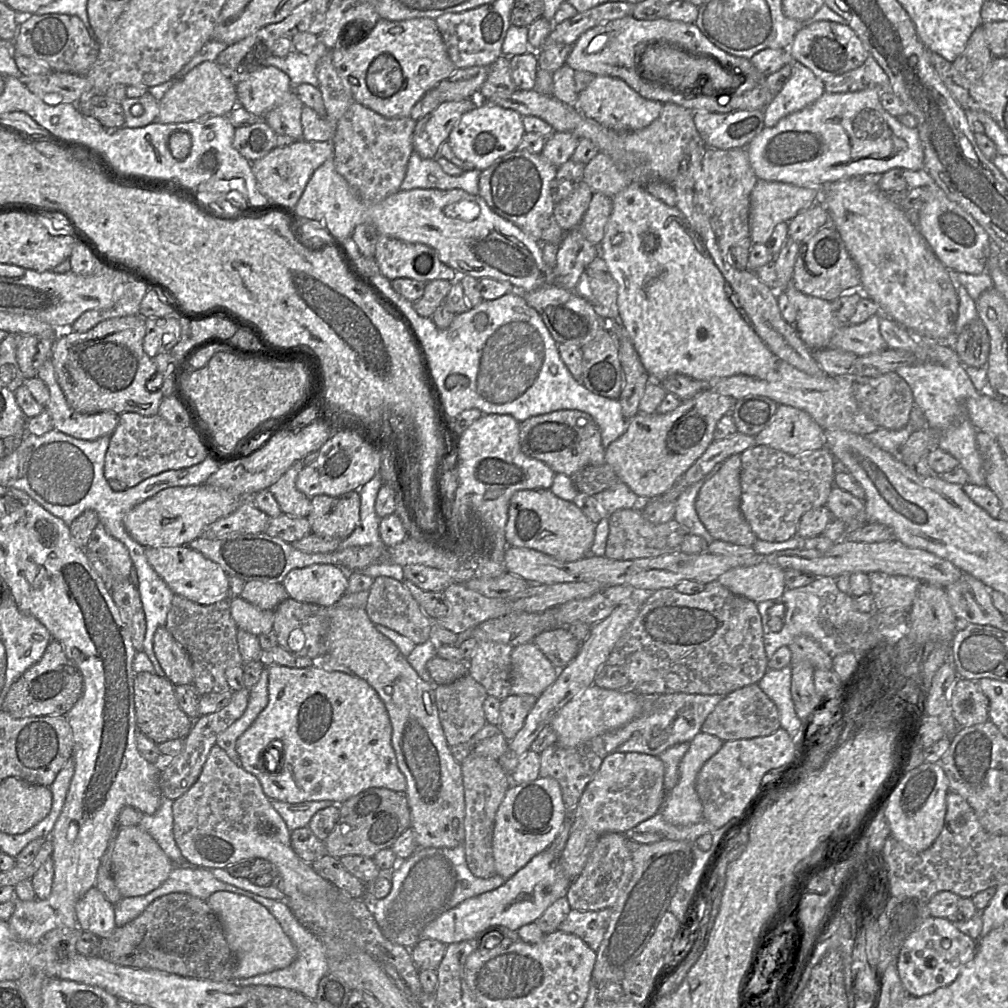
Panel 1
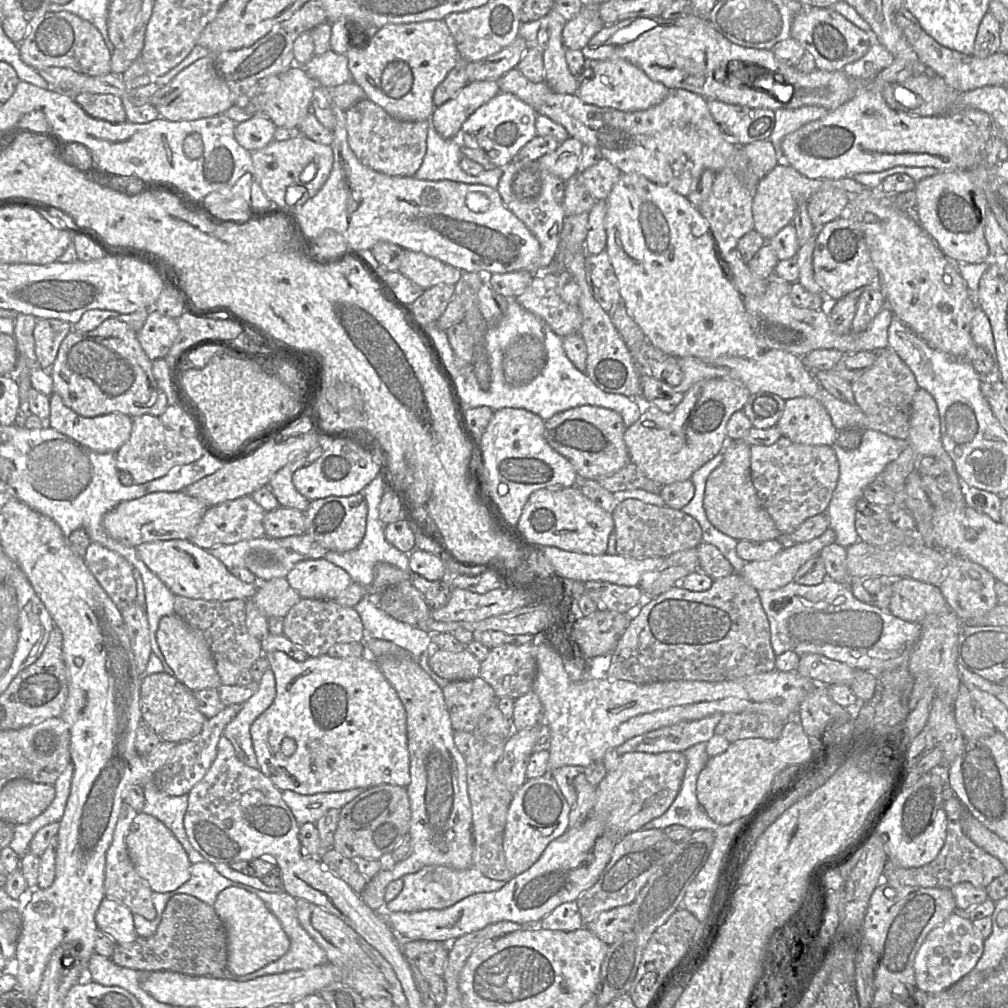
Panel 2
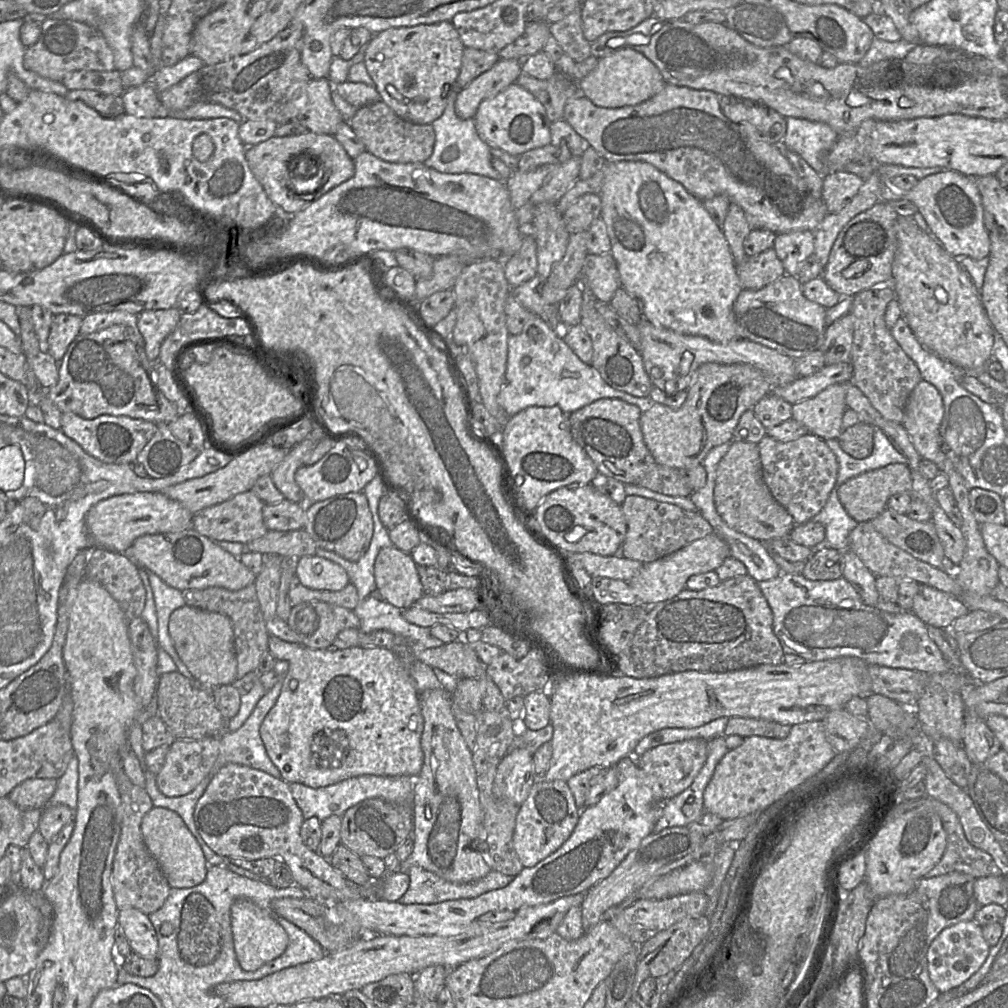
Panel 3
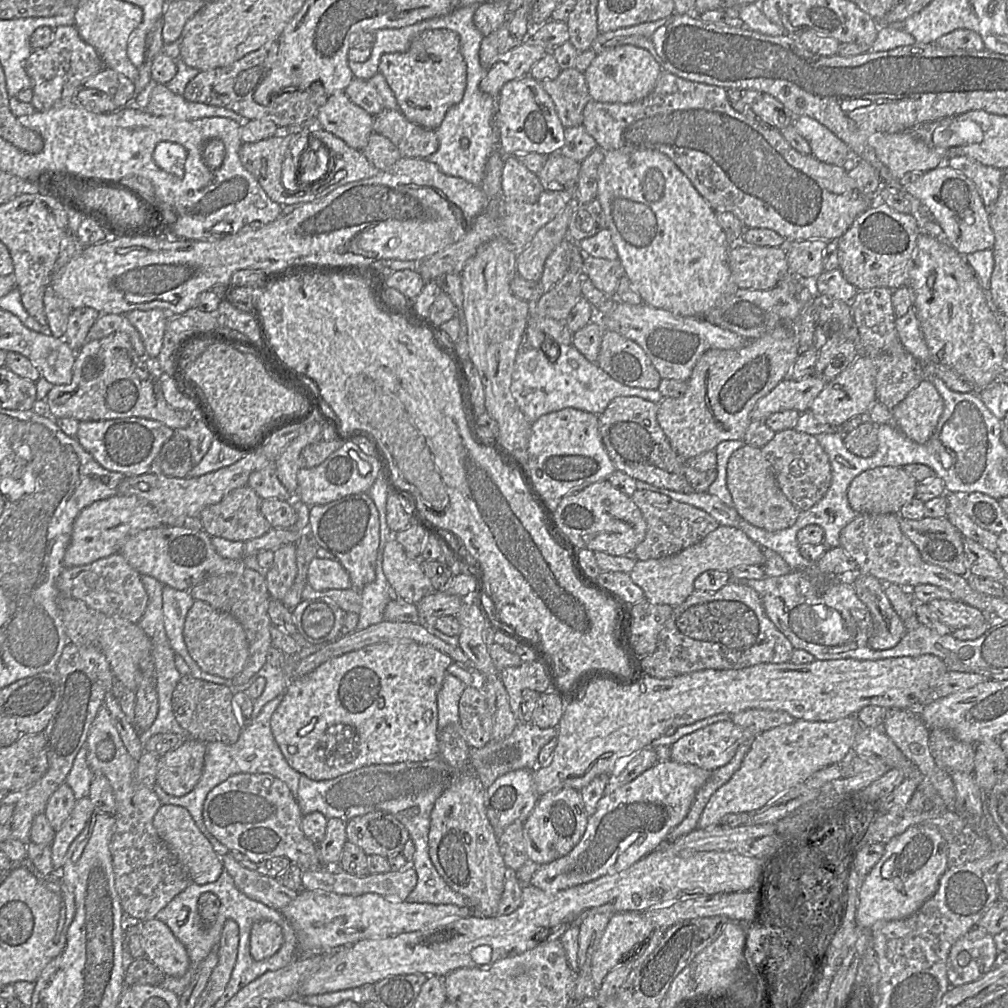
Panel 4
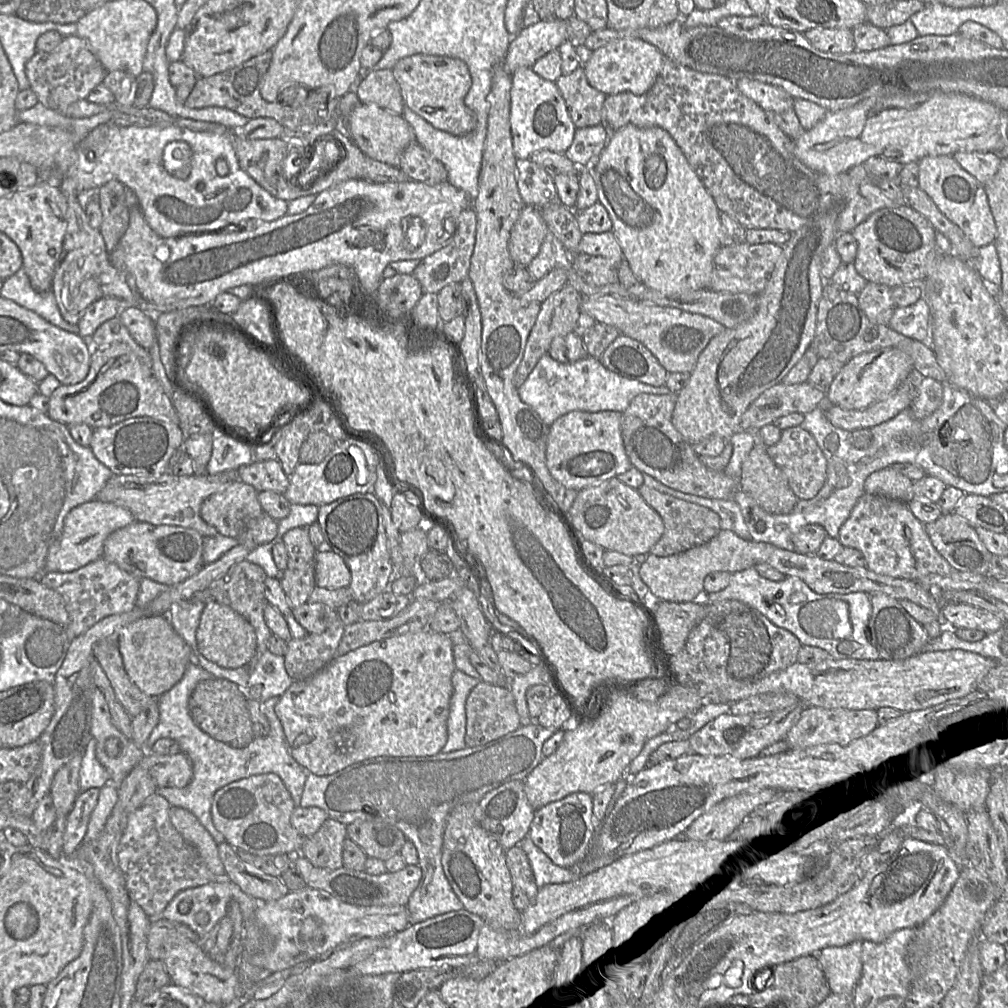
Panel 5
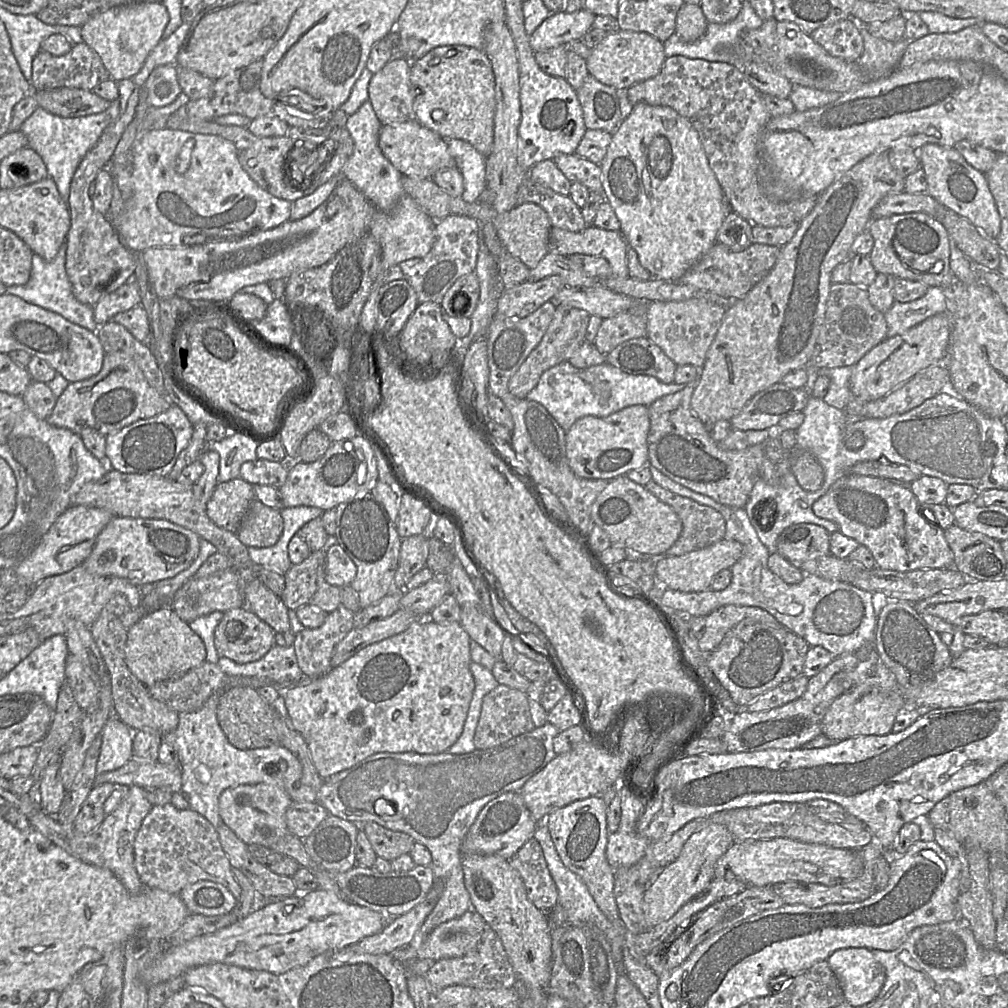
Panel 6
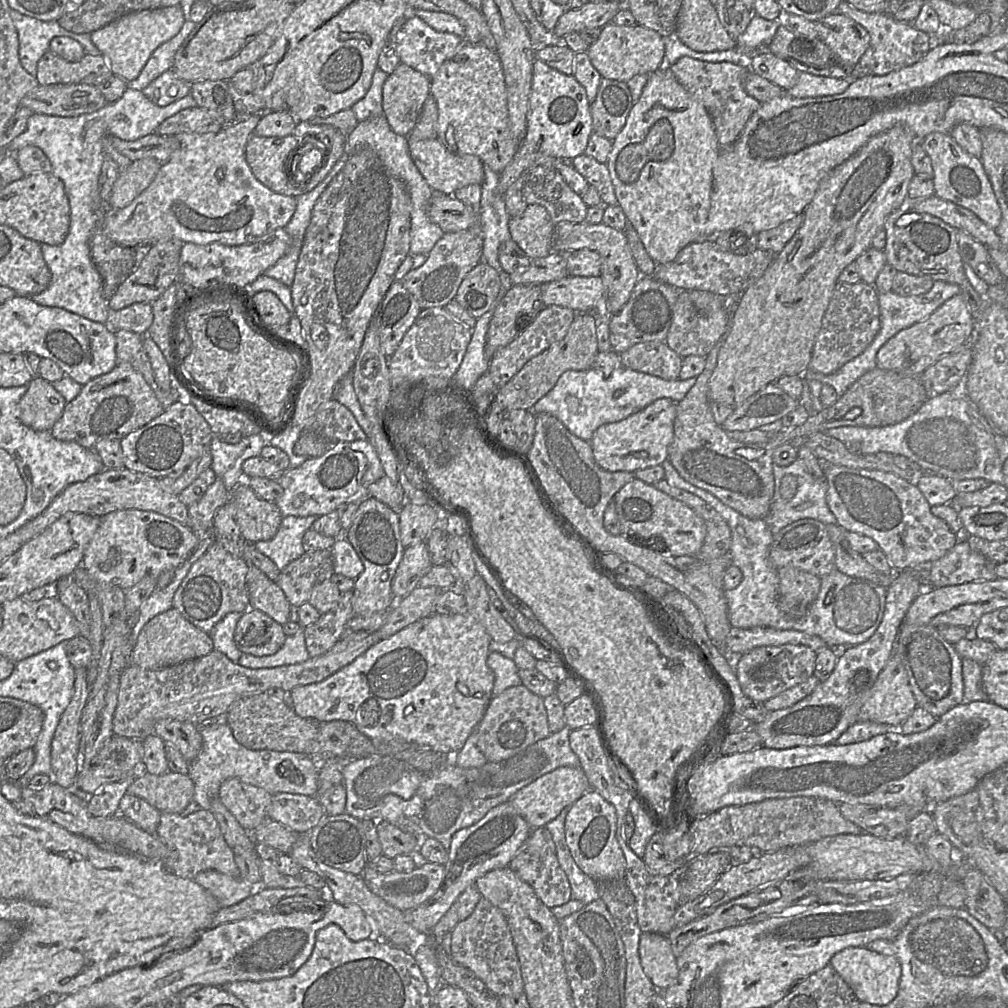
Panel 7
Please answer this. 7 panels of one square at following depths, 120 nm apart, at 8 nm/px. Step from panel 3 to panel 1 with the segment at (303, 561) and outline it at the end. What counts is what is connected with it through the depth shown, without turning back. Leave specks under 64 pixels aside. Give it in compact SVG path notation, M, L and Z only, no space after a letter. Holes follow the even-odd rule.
M333 564L294 568L285 576L283 586L296 601L330 607L347 593L348 571Z

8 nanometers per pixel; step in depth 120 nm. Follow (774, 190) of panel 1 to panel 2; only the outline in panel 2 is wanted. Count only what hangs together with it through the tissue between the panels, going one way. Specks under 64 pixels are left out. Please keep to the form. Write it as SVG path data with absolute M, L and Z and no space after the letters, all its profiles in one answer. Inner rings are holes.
M782 161L767 173L758 183L752 202L754 230L769 241L783 227L791 223L799 204L808 202L809 199L819 191L827 189L841 189L849 195L858 195L866 190L877 193L879 189L868 189L856 182L852 177L841 179L819 178L810 179L799 173L793 167Z

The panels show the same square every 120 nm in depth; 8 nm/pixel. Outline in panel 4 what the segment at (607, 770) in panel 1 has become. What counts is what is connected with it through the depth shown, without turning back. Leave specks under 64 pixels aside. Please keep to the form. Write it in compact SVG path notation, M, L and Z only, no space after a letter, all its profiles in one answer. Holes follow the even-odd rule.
M731 720L721 721L686 735L670 746L670 759L692 764L702 769L713 771L729 763L741 745L749 745L760 734L757 730L747 730L734 724Z

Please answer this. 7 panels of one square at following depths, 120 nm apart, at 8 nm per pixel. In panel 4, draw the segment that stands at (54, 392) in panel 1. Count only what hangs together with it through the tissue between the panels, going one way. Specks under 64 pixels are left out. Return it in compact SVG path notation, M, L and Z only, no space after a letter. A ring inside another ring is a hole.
M140 417L81 421L75 436L81 446L105 469L125 476L148 473L160 449L172 436L174 429L156 420Z

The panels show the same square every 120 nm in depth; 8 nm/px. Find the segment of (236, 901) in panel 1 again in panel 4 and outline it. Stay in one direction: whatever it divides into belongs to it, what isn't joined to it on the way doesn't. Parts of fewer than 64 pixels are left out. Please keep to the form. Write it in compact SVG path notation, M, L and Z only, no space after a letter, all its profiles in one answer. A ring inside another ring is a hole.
M270 920L257 921L252 925L249 945L255 961L261 961L277 953L283 944L282 928Z

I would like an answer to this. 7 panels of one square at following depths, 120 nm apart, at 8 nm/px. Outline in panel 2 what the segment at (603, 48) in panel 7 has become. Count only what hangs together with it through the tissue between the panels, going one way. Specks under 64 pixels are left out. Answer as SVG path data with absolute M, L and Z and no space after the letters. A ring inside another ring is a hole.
M612 59L599 61L593 77L580 82L577 96L586 104L624 112L635 112L661 103L668 93L669 90L663 84L652 81L637 66L624 59Z

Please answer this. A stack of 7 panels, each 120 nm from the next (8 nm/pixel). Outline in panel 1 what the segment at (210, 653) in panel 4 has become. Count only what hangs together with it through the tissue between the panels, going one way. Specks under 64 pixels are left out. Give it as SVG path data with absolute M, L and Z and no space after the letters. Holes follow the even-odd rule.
M160 626L155 632L153 650L168 680L174 685L192 684L191 659L165 626Z

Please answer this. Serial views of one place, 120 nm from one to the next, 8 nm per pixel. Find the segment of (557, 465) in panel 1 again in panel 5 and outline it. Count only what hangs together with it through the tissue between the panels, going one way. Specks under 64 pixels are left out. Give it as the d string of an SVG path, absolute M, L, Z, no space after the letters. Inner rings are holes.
M638 394L622 412L621 436L626 454L633 467L648 474L662 484L686 494L704 498L734 499L739 491L739 481L724 471L706 467L672 423L676 394Z

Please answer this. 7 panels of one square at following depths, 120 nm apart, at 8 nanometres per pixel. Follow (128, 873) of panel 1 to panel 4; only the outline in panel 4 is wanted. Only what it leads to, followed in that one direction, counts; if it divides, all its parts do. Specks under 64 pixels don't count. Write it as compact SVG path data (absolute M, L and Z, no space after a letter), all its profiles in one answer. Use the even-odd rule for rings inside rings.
M161 805L153 817L153 826L159 837L185 868L192 883L203 885L216 881L224 870L222 858L197 827L189 811L177 805Z

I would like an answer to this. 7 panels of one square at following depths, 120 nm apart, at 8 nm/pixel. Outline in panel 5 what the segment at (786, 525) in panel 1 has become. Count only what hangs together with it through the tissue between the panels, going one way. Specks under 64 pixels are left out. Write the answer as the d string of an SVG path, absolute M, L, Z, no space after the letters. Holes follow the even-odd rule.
M801 426L783 430L780 440L767 447L766 453L783 472L799 500L814 498L824 486L827 479L827 460L811 433Z

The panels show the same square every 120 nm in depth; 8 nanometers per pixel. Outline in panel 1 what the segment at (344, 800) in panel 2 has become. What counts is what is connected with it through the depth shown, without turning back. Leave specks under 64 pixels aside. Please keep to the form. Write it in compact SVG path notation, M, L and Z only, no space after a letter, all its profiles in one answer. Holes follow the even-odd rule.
M279 800L271 801L273 808L283 818L290 831L306 827L318 810L334 805L332 801L328 800L309 801L300 804L290 804Z

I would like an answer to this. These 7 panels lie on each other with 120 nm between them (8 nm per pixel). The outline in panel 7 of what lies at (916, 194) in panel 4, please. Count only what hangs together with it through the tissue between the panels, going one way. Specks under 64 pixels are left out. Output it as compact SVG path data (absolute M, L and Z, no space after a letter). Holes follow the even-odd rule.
M933 132L918 141L931 159L934 195L972 211L988 227L996 229L1001 209L981 159L967 153L948 133Z

